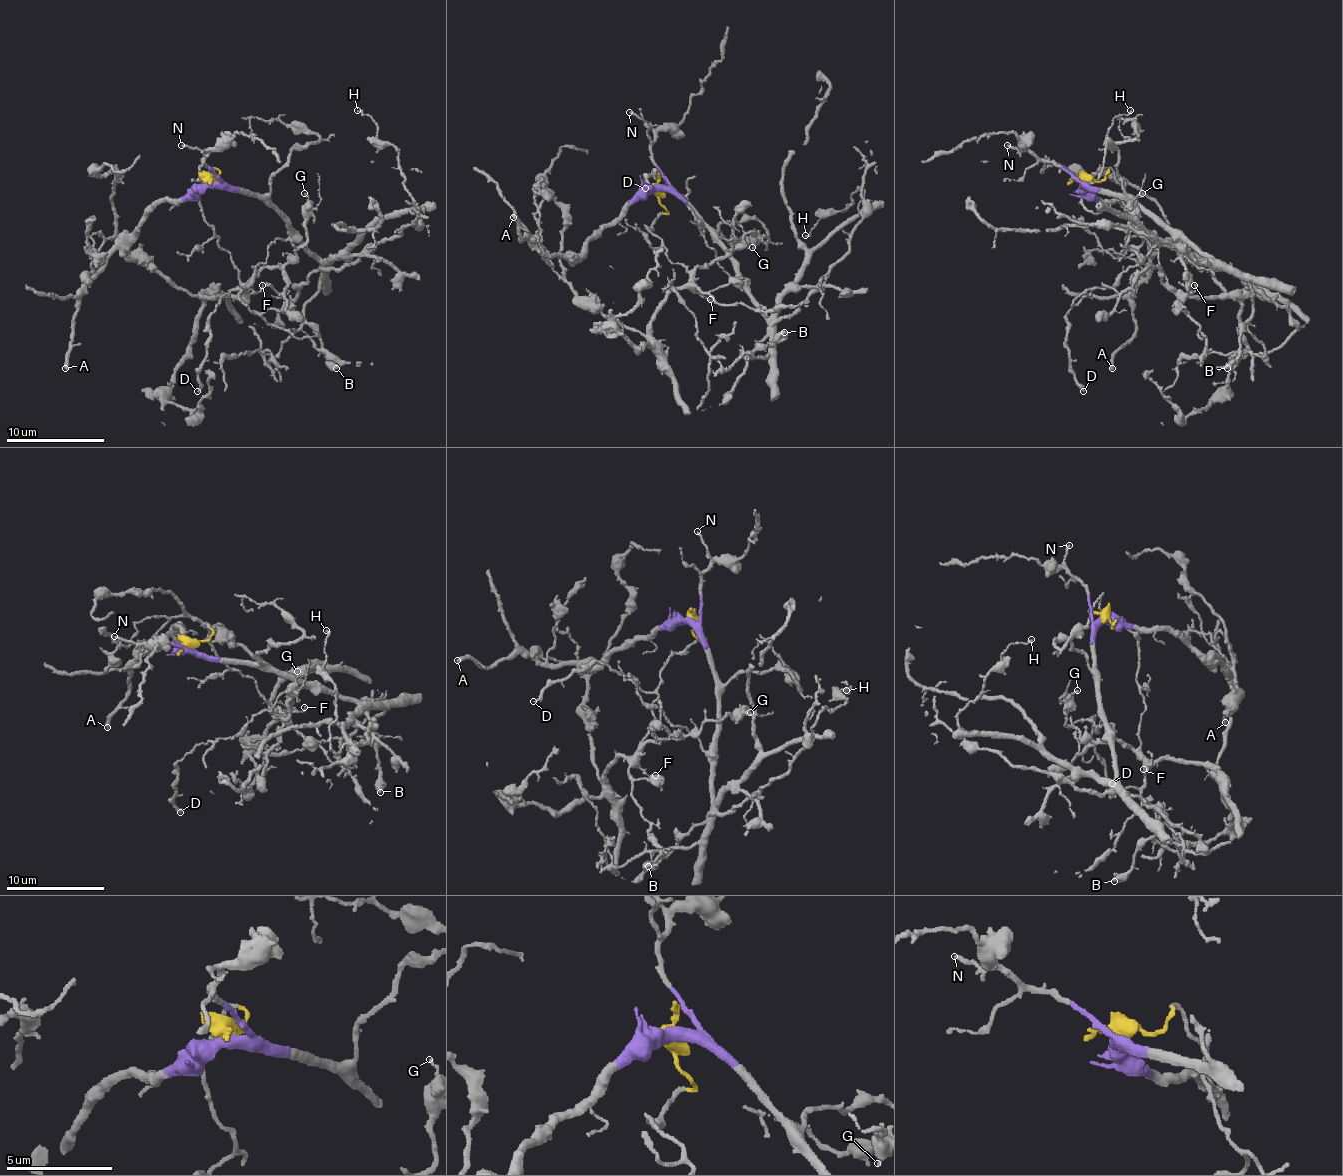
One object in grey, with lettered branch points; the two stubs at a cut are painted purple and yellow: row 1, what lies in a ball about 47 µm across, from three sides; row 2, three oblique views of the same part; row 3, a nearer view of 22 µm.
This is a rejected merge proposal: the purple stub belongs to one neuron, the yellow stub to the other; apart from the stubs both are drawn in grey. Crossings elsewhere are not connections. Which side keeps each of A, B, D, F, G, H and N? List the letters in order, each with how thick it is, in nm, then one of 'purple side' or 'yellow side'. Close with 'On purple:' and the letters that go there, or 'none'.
A: 320 nm thick; purple side
B: 400 nm thick; purple side
D: 240 nm thick; purple side
F: 140 nm thick; yellow side
G: 130 nm thick; yellow side
H: 160 nm thick; purple side
N: 180 nm thick; purple side
On purple: A, B, D, H, N

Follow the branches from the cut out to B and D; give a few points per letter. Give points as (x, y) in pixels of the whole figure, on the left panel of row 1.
B: (209, 184), (258, 194), (322, 263), (317, 292), (305, 305), (305, 317), (317, 334), (325, 356), (337, 369)
D: (209, 184), (258, 194), (285, 221), (288, 236), (268, 248), (256, 277), (211, 314), (196, 391)

